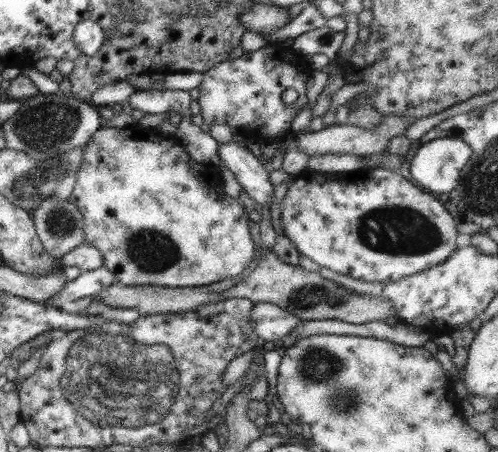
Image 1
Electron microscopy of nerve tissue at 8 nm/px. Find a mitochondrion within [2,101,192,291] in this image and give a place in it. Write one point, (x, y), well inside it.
(49, 178)

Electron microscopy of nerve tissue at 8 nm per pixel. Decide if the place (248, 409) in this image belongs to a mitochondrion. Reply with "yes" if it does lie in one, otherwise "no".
no

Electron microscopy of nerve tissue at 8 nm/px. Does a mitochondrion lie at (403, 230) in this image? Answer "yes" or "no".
yes

